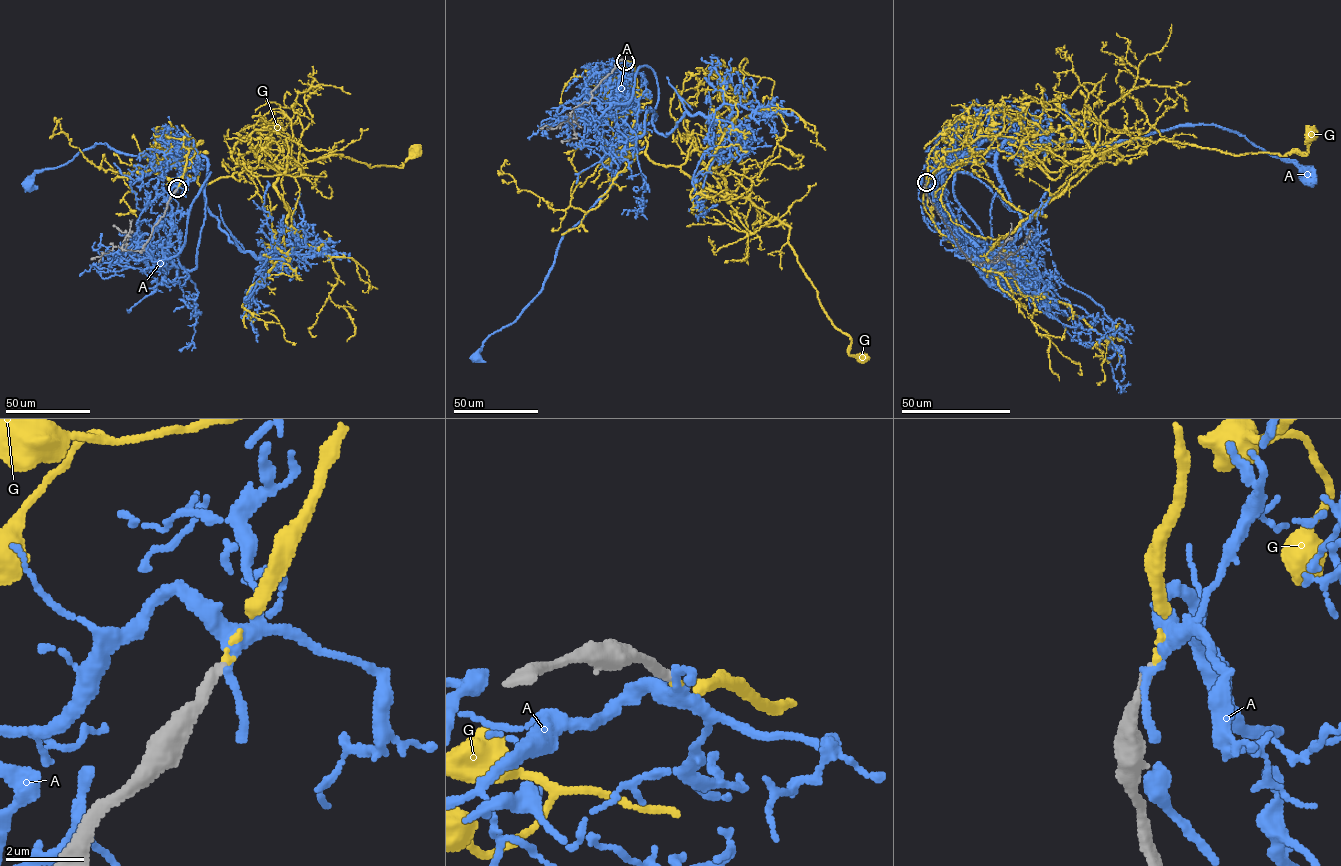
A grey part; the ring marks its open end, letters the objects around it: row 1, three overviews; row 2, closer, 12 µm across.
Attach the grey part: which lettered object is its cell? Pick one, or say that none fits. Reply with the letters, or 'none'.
G

